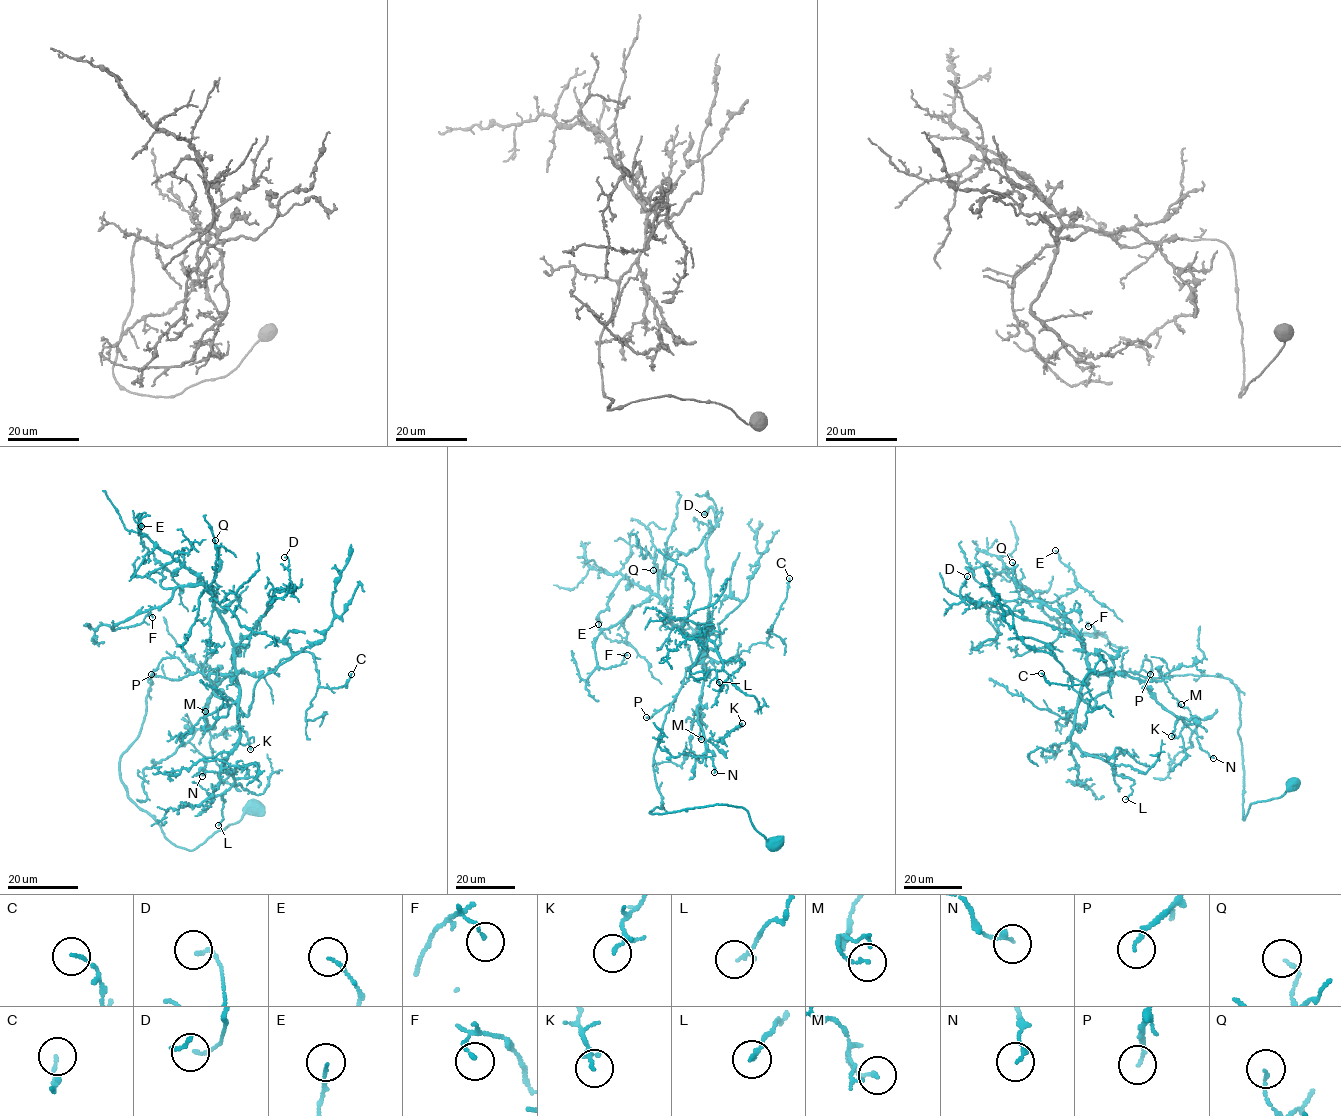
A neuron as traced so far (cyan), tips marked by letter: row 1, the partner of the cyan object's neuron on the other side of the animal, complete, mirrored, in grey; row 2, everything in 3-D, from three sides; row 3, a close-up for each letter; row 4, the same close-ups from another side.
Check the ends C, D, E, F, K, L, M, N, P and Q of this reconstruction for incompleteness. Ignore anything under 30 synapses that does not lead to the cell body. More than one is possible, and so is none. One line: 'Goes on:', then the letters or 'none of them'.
Goes on: none of them

